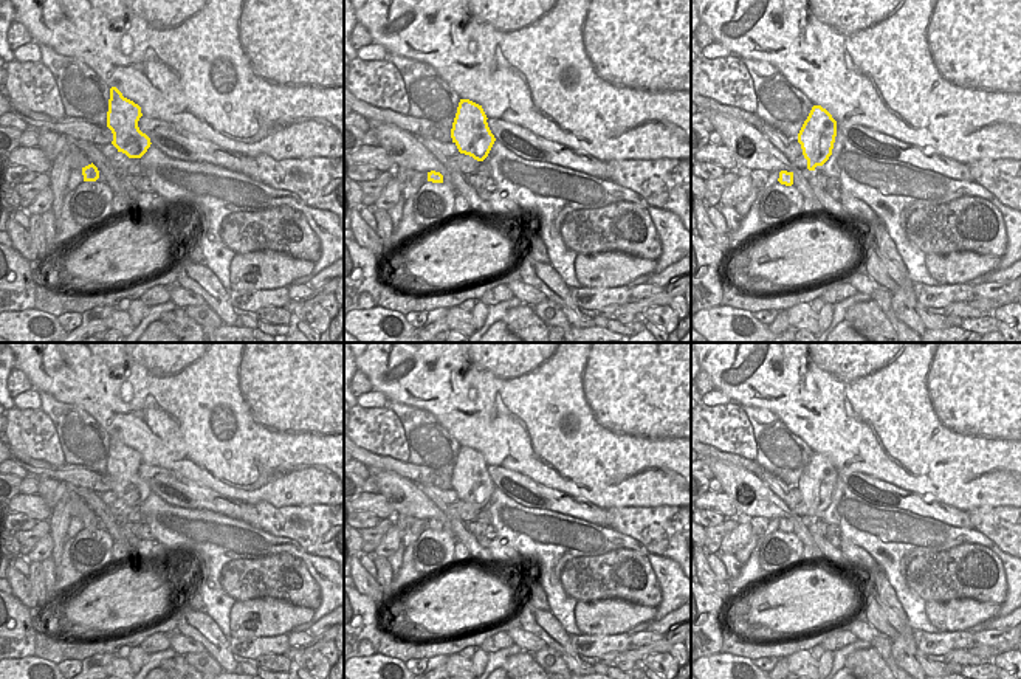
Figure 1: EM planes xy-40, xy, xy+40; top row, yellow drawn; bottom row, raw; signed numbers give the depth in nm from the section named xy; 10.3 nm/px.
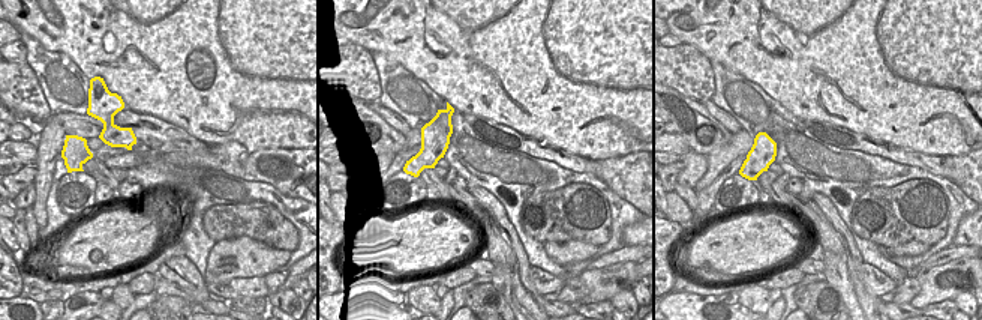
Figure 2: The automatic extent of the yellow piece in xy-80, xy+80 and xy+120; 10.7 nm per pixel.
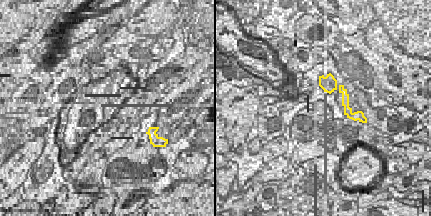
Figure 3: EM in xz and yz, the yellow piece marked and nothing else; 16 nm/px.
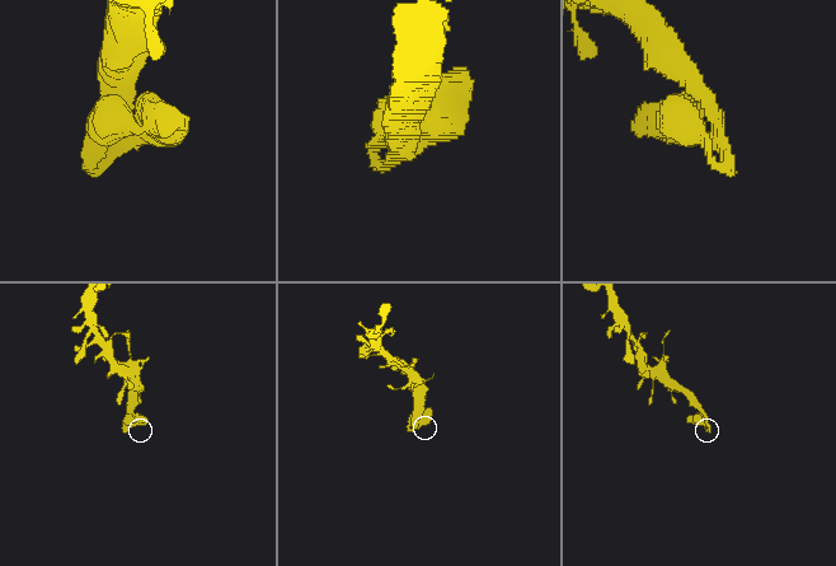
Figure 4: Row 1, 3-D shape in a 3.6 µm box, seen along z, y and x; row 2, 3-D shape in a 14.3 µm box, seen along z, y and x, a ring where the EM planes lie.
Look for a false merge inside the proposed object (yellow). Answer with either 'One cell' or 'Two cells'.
Two cells

